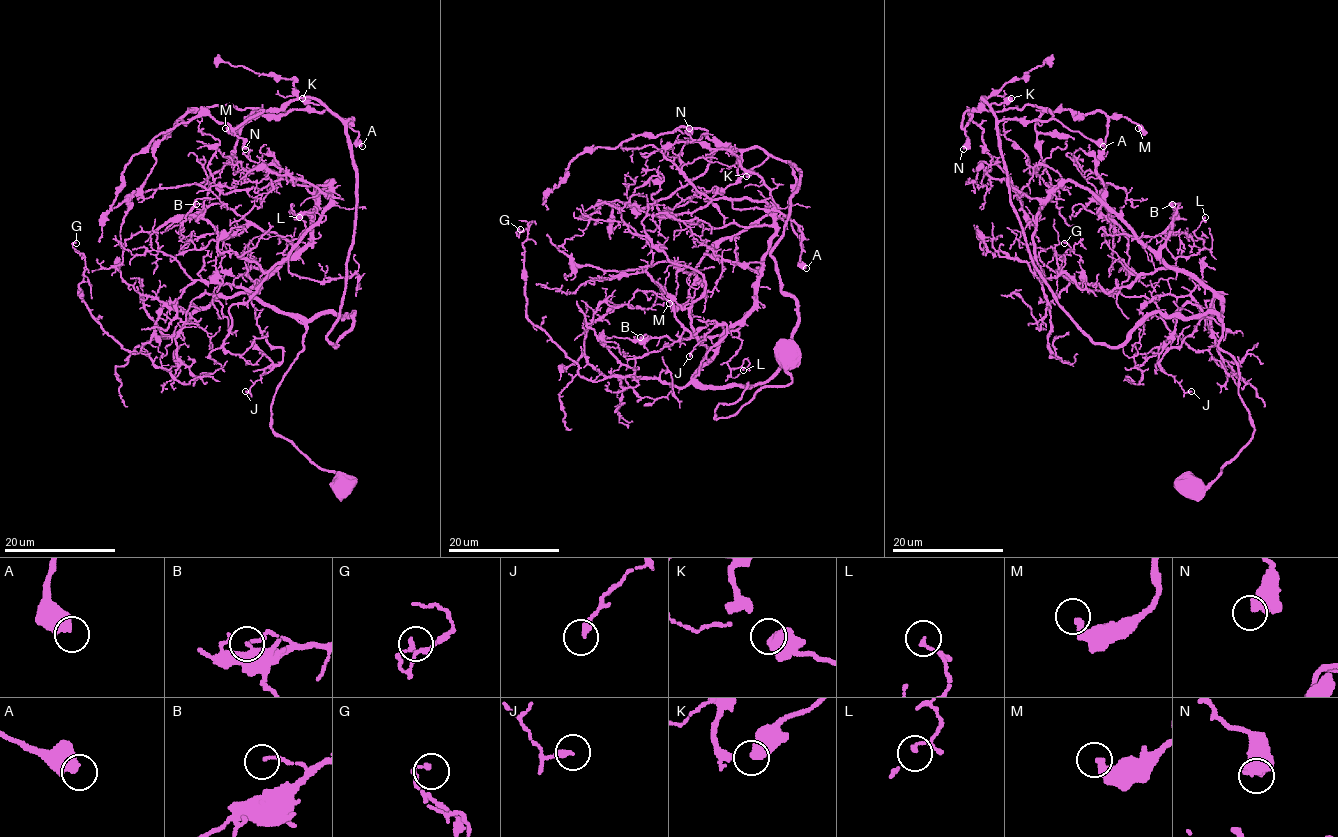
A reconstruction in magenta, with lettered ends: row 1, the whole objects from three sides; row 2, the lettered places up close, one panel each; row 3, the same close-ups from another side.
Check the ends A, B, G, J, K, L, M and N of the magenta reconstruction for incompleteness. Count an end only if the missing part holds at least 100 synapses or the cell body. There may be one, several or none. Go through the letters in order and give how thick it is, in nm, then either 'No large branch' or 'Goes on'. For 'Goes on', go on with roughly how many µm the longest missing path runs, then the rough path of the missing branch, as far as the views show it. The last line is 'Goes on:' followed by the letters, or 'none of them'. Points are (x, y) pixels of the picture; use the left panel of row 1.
A: Thickness 500 nm. No large branch
B: Thickness 100 nm. No large branch
G: Thickness 180 nm. No large branch
J: Thickness 240 nm. No large branch
K: Thickness 600 nm. No large branch
L: Thickness 90 nm. No large branch
M: Thickness 240 nm. No large branch
N: Thickness 550 nm. No large branch
Goes on: none of them

